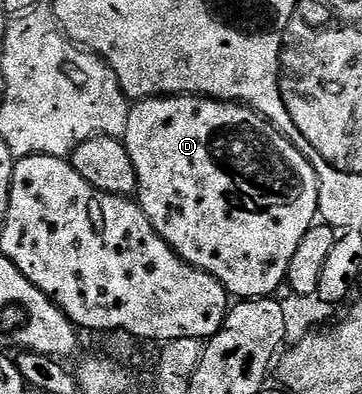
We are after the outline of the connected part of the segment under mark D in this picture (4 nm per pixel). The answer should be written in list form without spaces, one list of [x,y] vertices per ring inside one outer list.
[[[166,94],[160,98],[143,98],[134,101],[129,107],[127,128],[123,139],[127,148],[127,156],[131,156],[131,164],[135,164],[137,177],[136,201],[143,208],[147,220],[159,232],[159,236],[187,264],[215,276],[219,284],[237,300],[251,298],[267,298],[276,295],[277,289],[283,286],[287,276],[287,268],[291,264],[291,256],[295,256],[295,248],[299,248],[299,240],[307,236],[307,232],[318,221],[319,180],[315,168],[262,114],[239,102],[222,102],[219,98],[203,98],[199,94]]]

